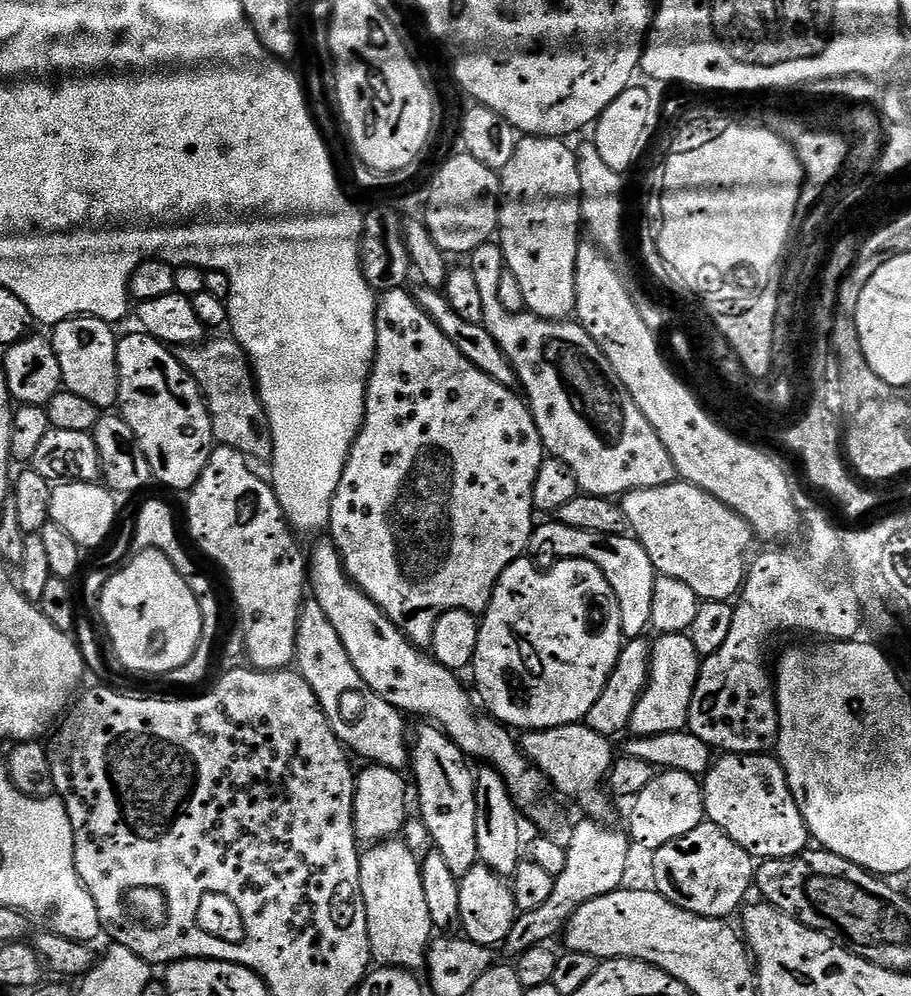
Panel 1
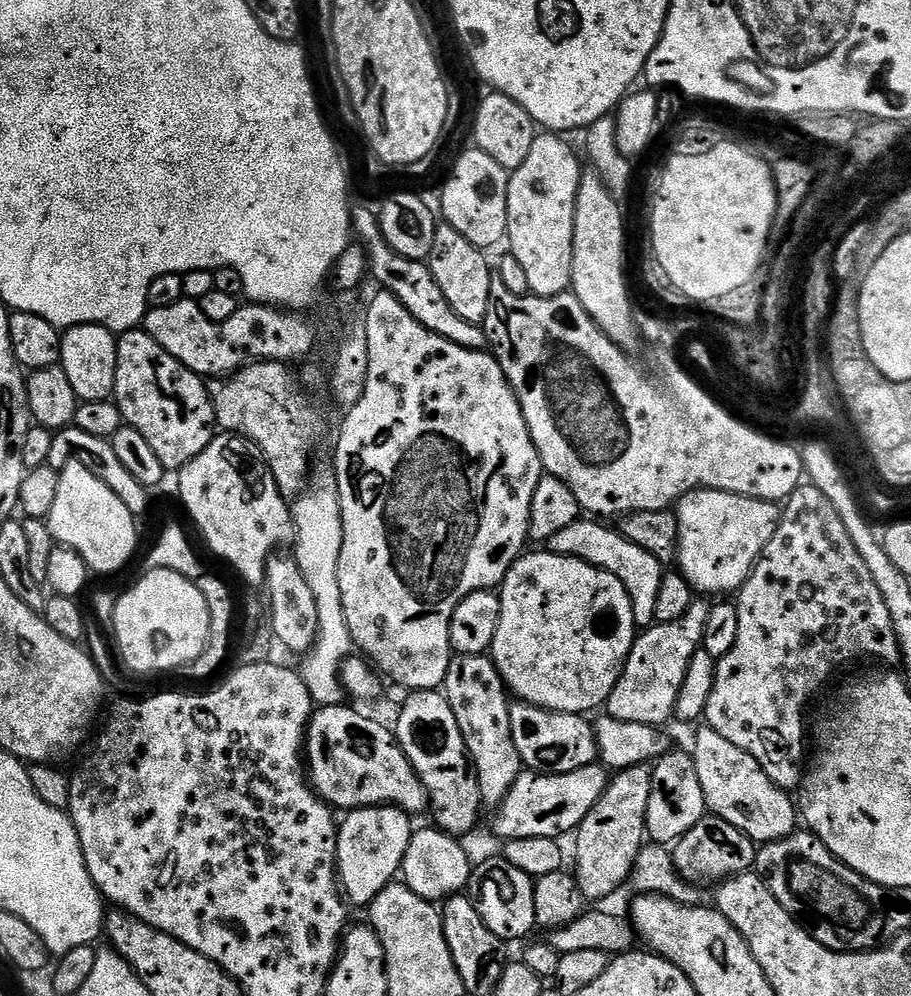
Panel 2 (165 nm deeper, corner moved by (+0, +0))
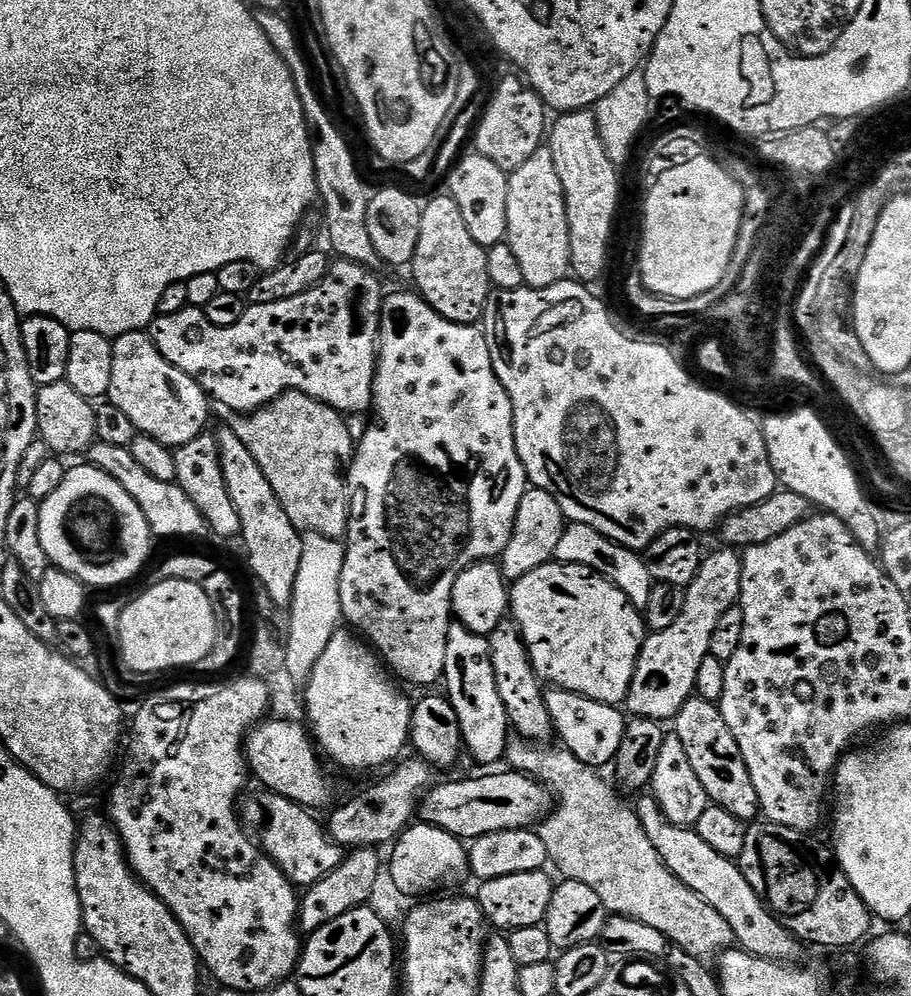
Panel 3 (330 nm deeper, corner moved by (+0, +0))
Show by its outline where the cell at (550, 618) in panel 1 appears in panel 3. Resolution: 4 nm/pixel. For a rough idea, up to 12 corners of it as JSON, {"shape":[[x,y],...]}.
{"shape":[[586,566],[511,585],[541,681],[627,701],[641,609]]}

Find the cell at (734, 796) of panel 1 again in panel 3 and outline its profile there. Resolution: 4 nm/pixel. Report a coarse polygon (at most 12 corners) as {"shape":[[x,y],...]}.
{"shape":[[693,698],[674,721],[711,803],[739,820],[759,798],[719,707]]}

